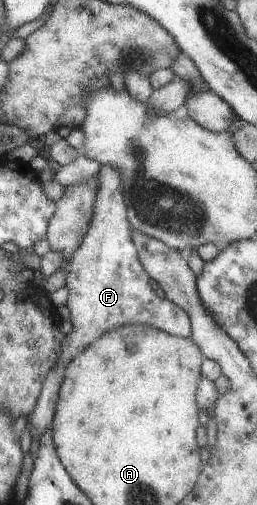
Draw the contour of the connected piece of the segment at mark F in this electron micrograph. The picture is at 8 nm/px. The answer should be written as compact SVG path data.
M101 166L98 170L98 192L94 200L94 212L90 226L84 234L76 252L70 256L64 287L67 291L65 306L69 312L70 332L60 342L60 352L56 354L56 364L44 376L40 396L36 400L27 422L30 424L30 435L40 434L51 426L56 408L57 394L60 388L60 376L64 374L66 364L96 340L104 332L110 332L118 326L148 326L154 330L166 332L168 336L187 338L190 336L190 322L187 315L178 306L166 298L158 298L148 274L138 262L136 246L132 244L126 208L122 200L122 182L116 168Z

